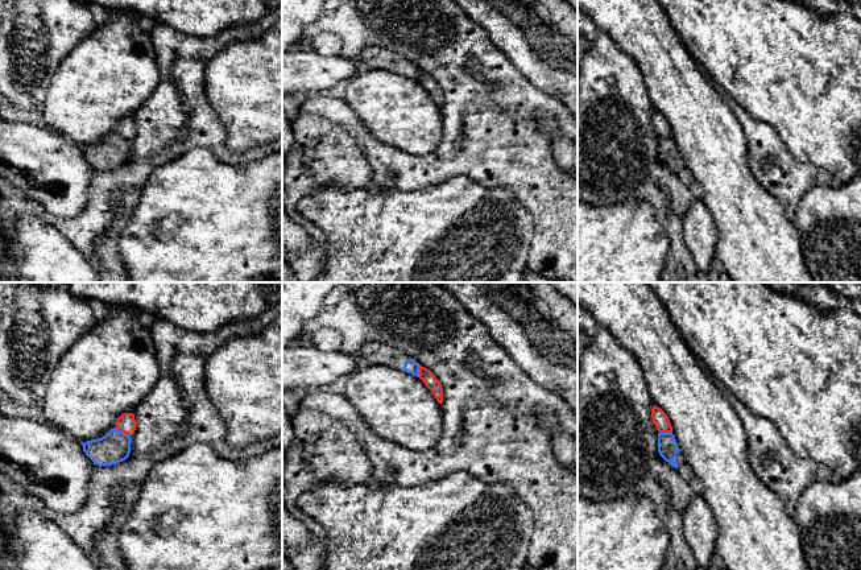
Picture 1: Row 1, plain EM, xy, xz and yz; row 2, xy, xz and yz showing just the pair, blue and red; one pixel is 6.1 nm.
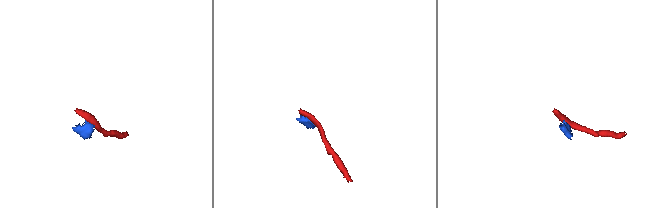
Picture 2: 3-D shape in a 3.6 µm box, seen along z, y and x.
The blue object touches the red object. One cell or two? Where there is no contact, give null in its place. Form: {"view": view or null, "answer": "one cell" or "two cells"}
{"view": "xy", "answer": "two cells"}

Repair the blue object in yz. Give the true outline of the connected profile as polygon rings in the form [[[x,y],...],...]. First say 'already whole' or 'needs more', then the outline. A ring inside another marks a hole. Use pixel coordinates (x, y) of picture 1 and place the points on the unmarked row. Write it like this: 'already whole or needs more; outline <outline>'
needs more; outline [[[658,137],[658,157],[666,166],[675,172],[679,179],[688,187],[696,181],[684,158],[679,154],[672,137]]]

